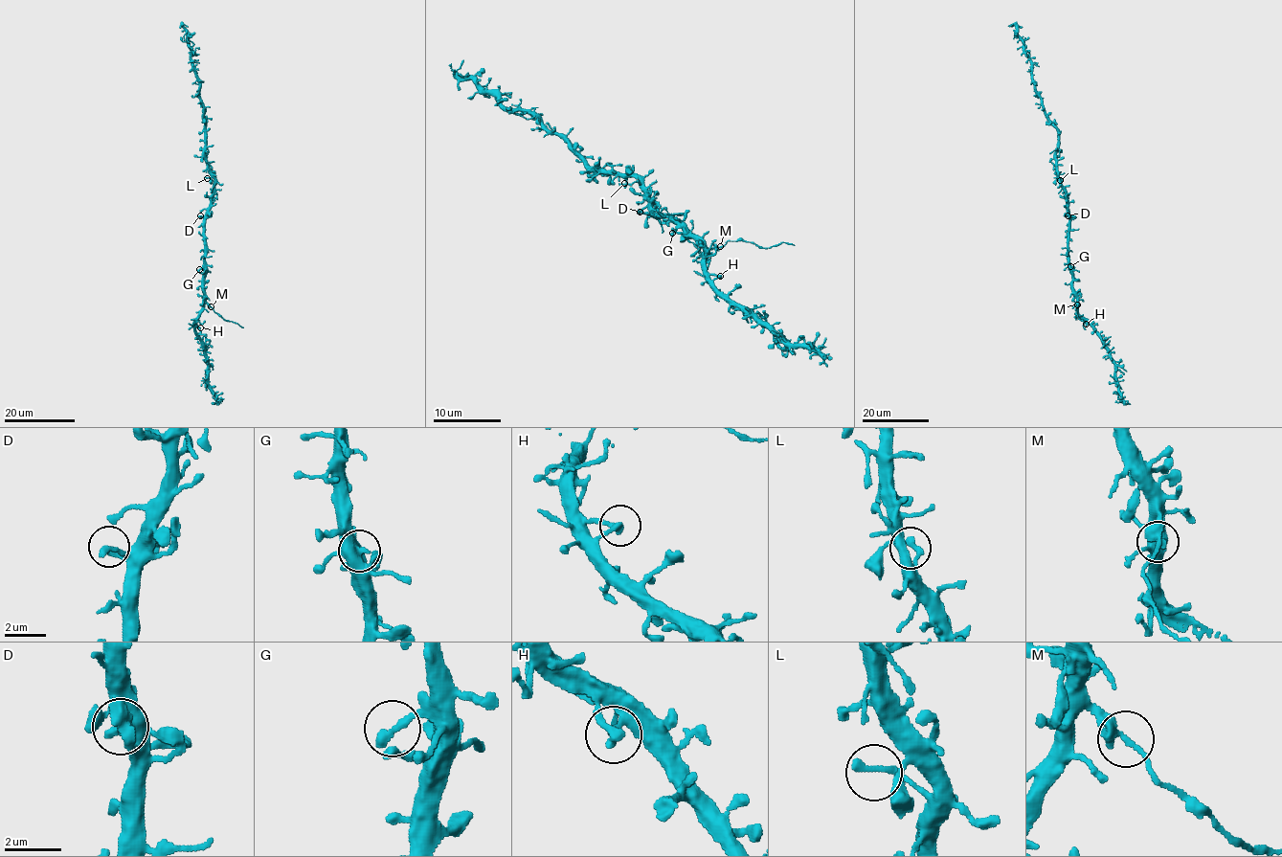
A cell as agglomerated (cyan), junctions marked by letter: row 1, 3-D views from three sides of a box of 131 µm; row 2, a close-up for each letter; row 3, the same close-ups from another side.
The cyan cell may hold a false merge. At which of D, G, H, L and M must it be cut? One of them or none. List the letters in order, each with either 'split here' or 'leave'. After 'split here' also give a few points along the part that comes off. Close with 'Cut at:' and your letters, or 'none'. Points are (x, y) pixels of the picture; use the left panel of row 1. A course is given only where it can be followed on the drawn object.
D: leave
G: leave
H: leave
L: leave
M: split here | (211, 307), (223, 318), (243, 327)
Cut at: M

